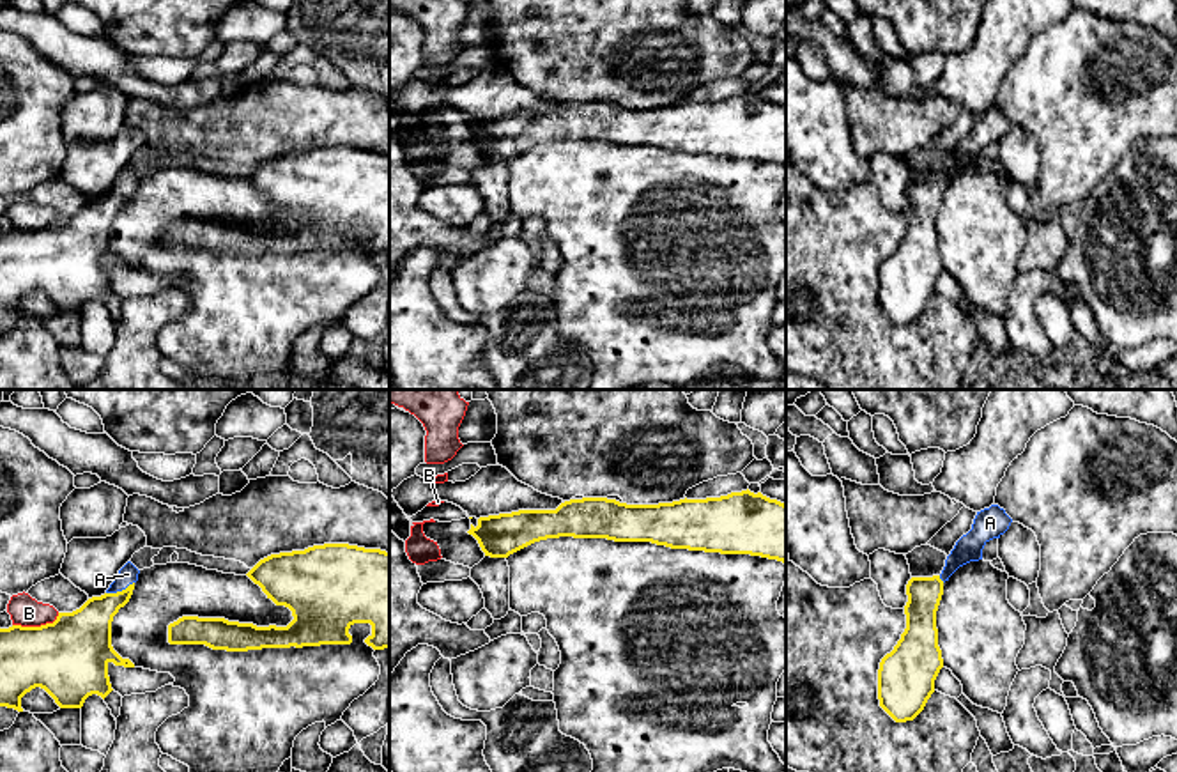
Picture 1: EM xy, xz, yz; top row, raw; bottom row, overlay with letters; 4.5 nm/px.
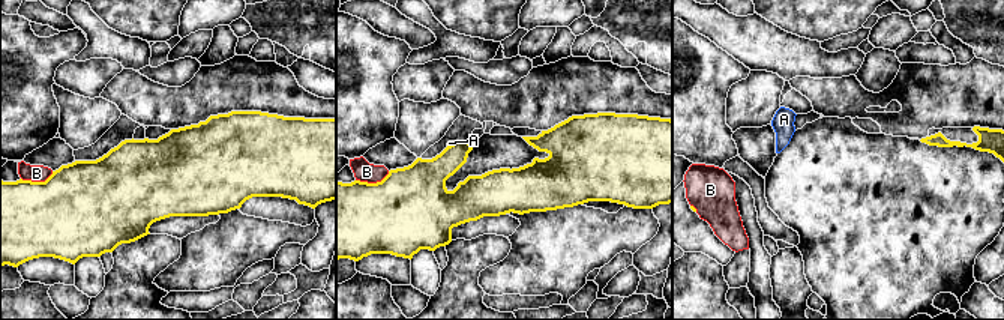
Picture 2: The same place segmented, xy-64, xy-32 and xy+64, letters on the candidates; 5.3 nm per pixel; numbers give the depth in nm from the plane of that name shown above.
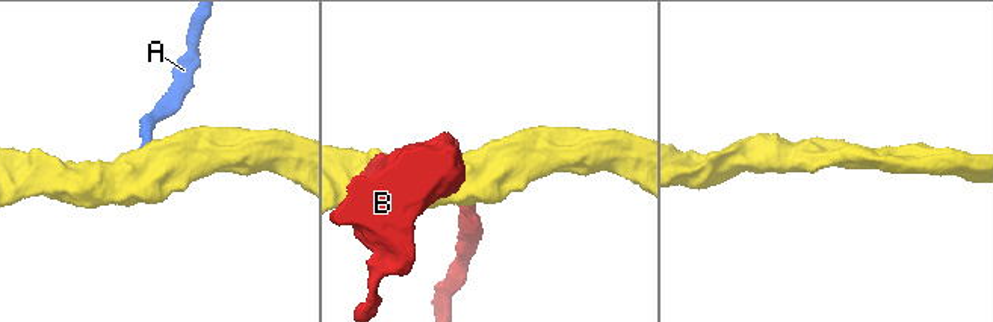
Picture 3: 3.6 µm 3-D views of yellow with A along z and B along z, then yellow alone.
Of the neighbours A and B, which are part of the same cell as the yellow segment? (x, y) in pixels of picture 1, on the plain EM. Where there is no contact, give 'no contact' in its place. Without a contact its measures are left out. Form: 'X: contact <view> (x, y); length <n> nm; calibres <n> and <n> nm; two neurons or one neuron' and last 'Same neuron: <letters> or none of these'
A: contact xy (119, 195); length 140 nm; calibres 240 and 90 nm; one neuron
B: contact xy (36, 231); length 220 nm; calibres 360 and 140 nm; two neurons
Same neuron: A

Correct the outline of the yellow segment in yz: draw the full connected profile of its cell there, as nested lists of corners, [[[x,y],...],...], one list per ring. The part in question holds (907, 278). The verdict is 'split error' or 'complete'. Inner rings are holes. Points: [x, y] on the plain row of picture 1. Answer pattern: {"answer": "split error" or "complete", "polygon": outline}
{"answer": "split error", "polygon": [[[998,108],[977,115],[972,133],[963,138],[945,163],[940,179],[912,181],[906,188],[906,232],[878,273],[880,310],[896,324],[913,324],[935,296],[943,271],[938,250],[936,214],[943,186],[963,168],[982,163],[984,149],[1000,142],[1012,122]]]}

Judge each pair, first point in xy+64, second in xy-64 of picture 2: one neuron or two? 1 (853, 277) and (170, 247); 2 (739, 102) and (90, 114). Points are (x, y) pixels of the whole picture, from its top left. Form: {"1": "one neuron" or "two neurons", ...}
{"1": "two neurons", "2": "two neurons"}

